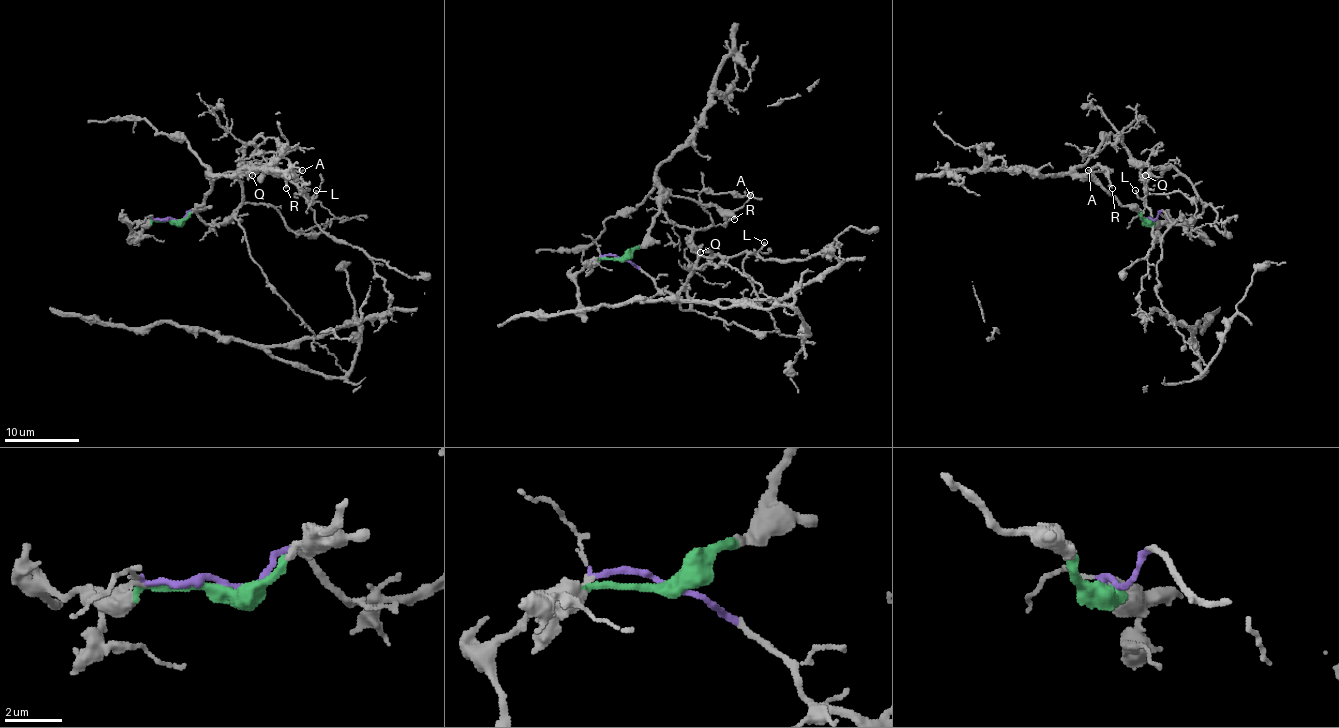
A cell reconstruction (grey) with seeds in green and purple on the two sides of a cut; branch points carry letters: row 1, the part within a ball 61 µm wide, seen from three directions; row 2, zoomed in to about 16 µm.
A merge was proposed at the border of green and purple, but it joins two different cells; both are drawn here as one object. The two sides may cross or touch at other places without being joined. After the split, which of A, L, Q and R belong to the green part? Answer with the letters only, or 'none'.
A, R

